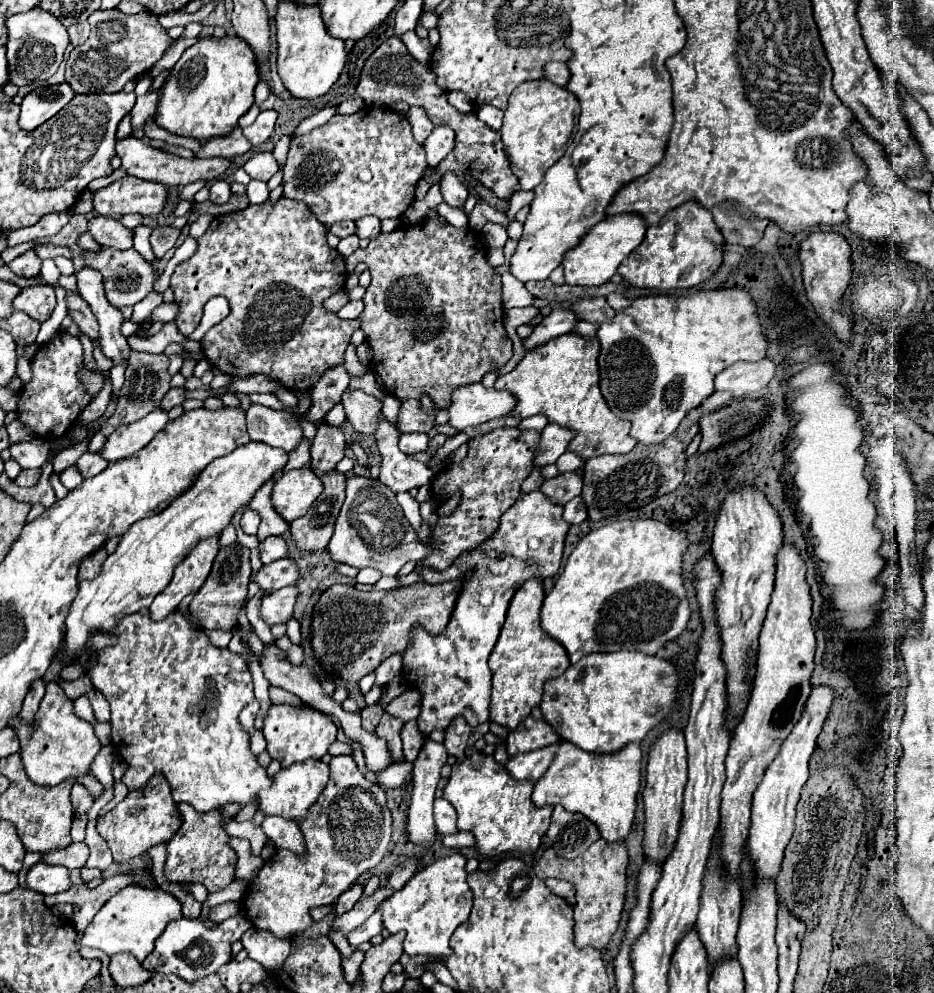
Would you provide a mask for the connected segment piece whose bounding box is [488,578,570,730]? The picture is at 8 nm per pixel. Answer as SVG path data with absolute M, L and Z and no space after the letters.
M530 578L516 590L496 648L492 650L488 660L492 670L490 720L510 730L514 730L530 714L530 710L540 704L544 682L560 676L570 666L564 646L540 628L542 600L544 588L540 578Z

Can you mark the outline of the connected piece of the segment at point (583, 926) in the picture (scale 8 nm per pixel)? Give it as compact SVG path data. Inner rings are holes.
M602 838L574 860L560 858L554 854L552 848L546 848L542 858L536 862L534 870L538 878L542 880L560 878L576 886L576 900L578 900L574 908L576 946L594 946L602 950L612 940L626 900L626 866L628 866L626 844L624 842L608 844Z

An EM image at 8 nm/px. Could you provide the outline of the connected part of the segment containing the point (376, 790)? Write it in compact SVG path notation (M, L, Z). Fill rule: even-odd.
M334 756L330 760L330 780L326 788L308 808L308 814L300 818L298 826L304 836L306 852L302 856L290 850L272 854L244 894L244 910L252 924L278 938L292 938L296 932L310 928L310 908L332 904L360 874L382 860L390 842L392 816L386 806L384 790L360 774L354 758Z

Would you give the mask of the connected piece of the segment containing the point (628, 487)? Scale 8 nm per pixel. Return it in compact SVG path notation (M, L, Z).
M684 418L680 422L680 426L676 428L676 432L672 432L666 440L664 446L656 446L656 448L650 448L650 446L642 446L638 444L634 450L630 450L628 454L624 456L598 456L598 458L592 458L586 462L584 466L584 502L586 502L586 508L588 508L588 518L590 520L602 520L602 518L616 518L618 514L622 512L628 512L628 510L636 510L636 508L642 508L646 506L648 502L652 502L654 498L660 498L660 496L666 496L670 492L674 492L680 484L682 484L682 478L684 478L684 466L686 466L686 448L688 444L692 442L692 438L698 434L698 422L692 422L688 418Z

